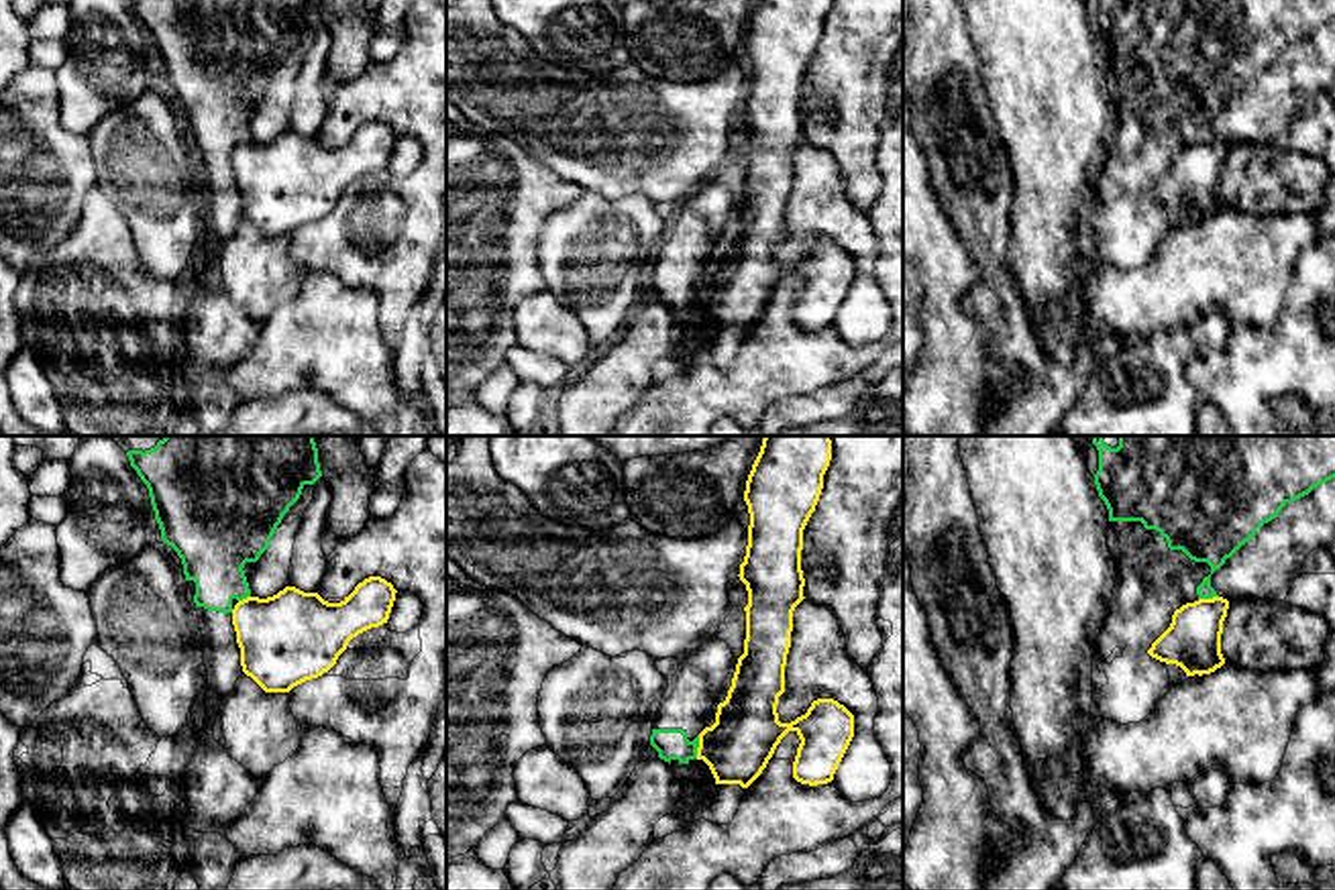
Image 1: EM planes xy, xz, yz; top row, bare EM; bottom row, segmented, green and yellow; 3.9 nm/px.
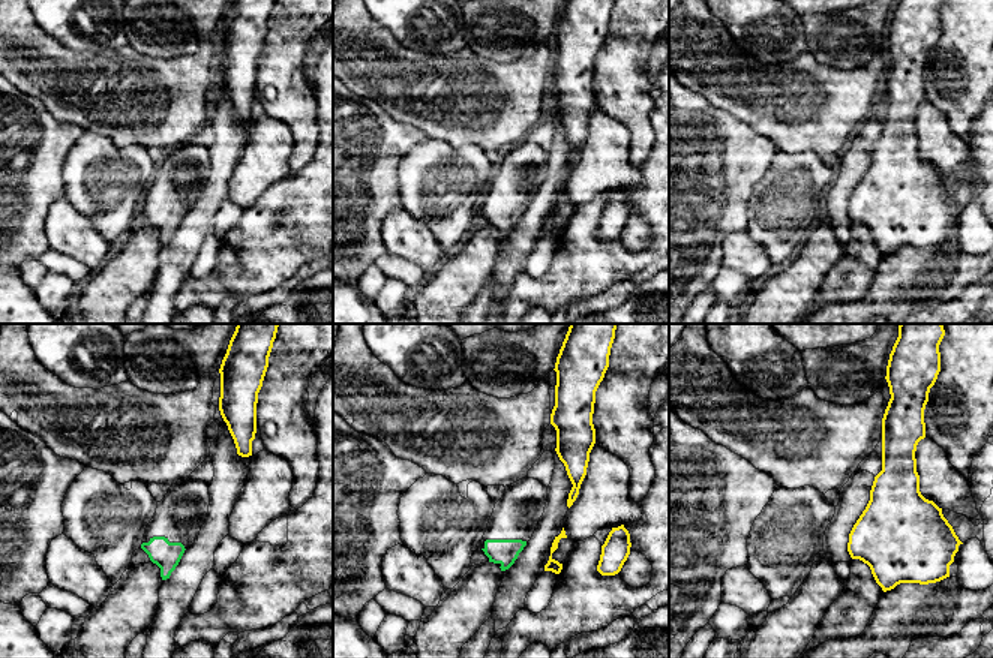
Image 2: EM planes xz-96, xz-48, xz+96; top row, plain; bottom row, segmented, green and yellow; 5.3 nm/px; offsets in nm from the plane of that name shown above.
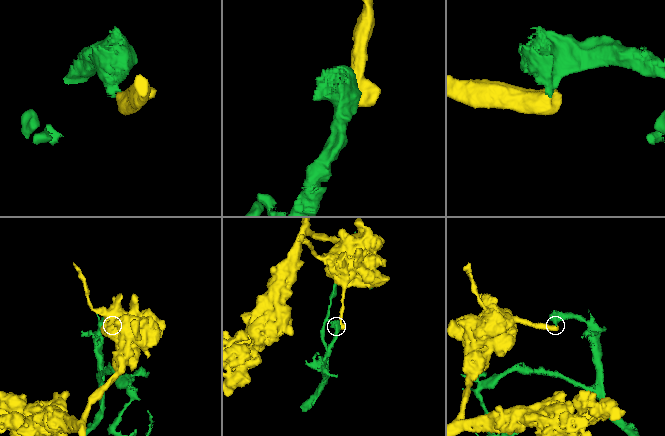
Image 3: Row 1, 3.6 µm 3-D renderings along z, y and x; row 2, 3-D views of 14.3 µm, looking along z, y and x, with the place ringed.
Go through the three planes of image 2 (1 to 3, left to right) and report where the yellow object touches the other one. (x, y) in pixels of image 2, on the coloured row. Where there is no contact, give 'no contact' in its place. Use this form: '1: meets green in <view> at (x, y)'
1: no contact
2: no contact
3: no contact

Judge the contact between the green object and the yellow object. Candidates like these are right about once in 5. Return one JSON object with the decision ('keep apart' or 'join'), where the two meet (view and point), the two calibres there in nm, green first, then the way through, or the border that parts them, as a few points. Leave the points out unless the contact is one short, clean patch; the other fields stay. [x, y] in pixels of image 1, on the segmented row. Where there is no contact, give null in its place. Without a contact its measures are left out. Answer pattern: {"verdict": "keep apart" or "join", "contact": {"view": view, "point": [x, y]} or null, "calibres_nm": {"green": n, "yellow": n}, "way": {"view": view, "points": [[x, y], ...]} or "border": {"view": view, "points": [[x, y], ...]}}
{"verdict": "keep apart", "contact": {"view": "xz", "point": [698, 746]}, "calibres_nm": {"green": 130, "yellow": 260}, "border": {"view": "xz", "points": [[700, 736], [696, 758]]}}

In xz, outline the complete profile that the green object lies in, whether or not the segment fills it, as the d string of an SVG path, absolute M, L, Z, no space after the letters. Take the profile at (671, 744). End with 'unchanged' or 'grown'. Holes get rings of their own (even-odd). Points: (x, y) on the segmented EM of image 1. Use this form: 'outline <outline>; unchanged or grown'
outline M715 635L679 660L677 674L652 719L650 745L669 764L695 764L699 733L715 723L726 701L738 658Z; grown

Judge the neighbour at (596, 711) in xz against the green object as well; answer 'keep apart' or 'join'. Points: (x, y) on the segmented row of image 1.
keep apart

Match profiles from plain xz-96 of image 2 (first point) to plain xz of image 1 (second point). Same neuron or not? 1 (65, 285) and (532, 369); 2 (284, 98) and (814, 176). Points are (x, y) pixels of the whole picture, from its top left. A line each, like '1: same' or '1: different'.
1: different
2: different

